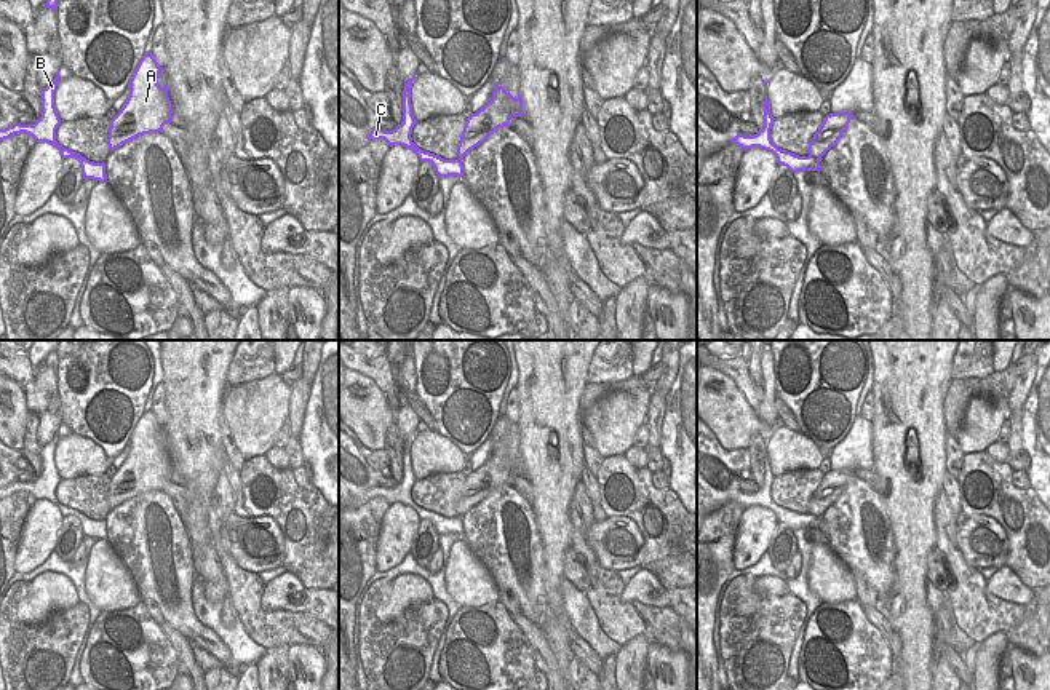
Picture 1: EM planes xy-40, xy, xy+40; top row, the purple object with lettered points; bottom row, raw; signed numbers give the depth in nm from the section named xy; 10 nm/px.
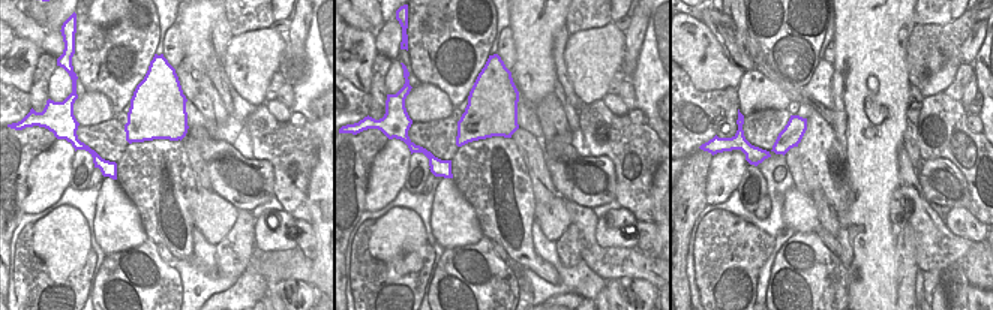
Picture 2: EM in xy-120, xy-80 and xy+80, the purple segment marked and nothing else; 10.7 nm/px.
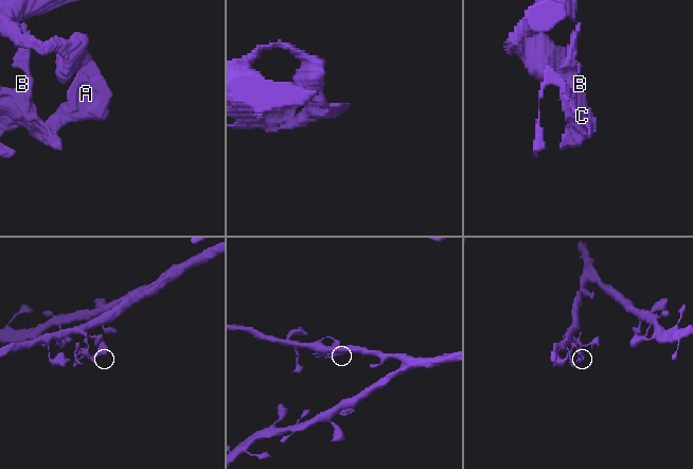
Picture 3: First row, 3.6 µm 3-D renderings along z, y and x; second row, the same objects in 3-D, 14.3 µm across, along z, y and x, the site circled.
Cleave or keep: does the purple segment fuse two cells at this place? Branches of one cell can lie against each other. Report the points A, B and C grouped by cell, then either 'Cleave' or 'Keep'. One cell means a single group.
Groups: A / B C. Cleave

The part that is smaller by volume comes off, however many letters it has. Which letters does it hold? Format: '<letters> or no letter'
B, C

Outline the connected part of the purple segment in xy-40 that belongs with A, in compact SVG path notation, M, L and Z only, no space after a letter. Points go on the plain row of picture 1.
M144 412L131 438L129 454L120 470L110 478L107 492L109 508L150 490L161 490L166 481L171 481L171 458L168 442L158 442L158 433L163 426L153 412Z

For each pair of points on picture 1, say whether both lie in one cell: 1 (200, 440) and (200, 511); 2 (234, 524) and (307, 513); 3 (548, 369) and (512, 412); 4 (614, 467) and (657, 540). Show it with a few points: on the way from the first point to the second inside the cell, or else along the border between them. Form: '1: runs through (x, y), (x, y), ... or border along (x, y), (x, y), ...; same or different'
1: runs through (200, 457), (200, 494); same
2: border along (253, 516), (269, 516), (278, 526), (285, 553); different
3: border along (515, 387), (518, 393), (517, 424); different
4: runs through (633, 483), (636, 497), (646, 513), (646, 526); same

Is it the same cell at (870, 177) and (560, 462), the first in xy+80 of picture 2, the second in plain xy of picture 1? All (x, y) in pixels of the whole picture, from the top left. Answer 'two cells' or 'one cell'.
one cell

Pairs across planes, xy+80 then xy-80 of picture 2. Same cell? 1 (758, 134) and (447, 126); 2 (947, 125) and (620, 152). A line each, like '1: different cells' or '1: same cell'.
1: same cell
2: same cell

